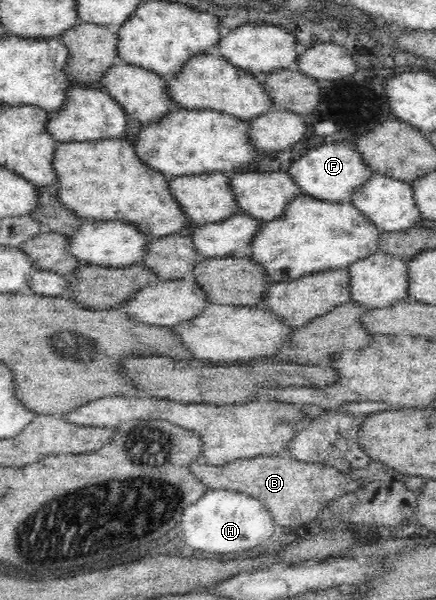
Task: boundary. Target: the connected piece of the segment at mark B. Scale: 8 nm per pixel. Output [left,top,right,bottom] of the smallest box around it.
[190,455,365,526]

